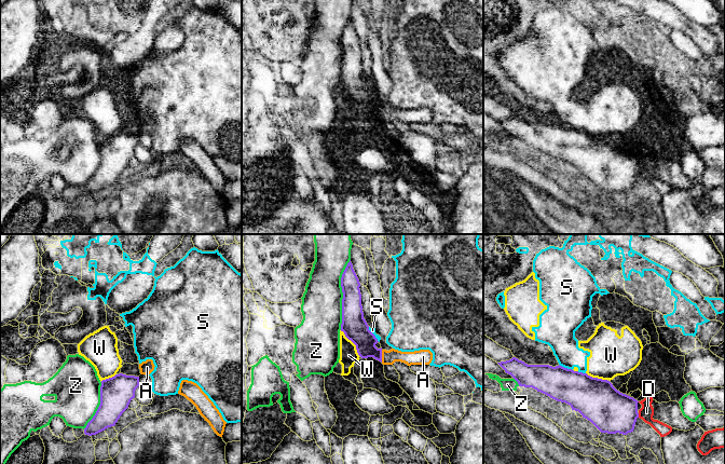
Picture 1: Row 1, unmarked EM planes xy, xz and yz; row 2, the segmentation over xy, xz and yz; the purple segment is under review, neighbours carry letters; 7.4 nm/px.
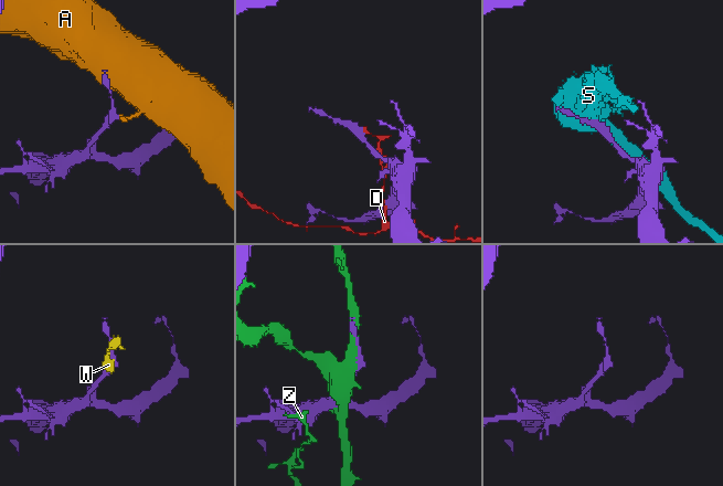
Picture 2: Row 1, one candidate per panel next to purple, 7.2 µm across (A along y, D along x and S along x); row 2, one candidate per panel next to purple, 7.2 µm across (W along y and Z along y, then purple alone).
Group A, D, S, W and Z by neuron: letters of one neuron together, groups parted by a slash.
A / D / S W / Z

